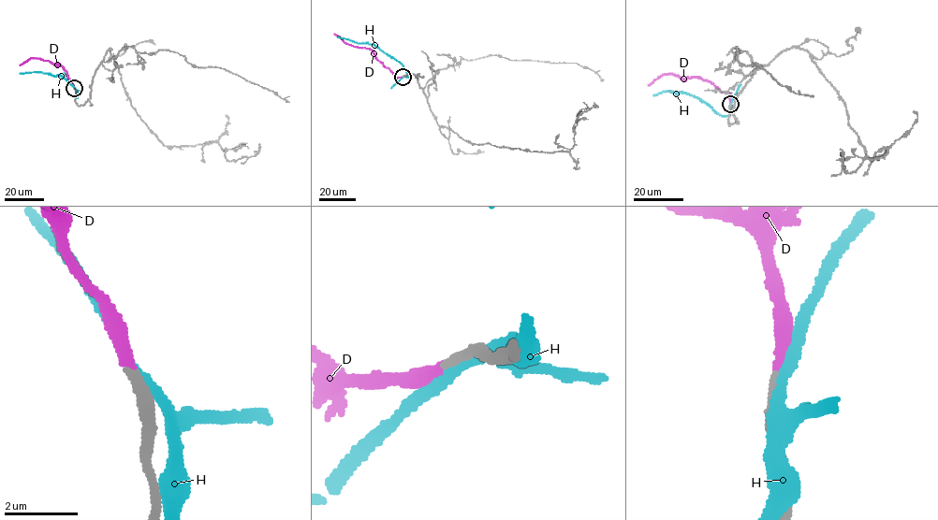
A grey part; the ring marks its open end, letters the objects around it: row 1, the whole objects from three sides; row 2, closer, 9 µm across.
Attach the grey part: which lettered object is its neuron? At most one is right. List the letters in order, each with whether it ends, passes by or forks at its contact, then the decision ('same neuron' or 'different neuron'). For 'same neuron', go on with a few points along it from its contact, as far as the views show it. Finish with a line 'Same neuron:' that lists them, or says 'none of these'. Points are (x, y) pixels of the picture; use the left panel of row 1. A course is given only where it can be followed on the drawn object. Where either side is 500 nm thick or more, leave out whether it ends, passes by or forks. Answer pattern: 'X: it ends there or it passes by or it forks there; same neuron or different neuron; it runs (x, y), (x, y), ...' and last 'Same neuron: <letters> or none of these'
D: it ends there; same neuron; it runs (74, 88), (59, 64), (30, 58), (19, 65)
H: it passes by; different neuron
Same neuron: D

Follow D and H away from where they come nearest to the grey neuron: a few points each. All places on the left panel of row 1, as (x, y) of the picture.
D: (74, 88), (59, 64), (30, 58), (19, 65)
H: (75, 89), (77, 97), (72, 85), (58, 75), (20, 73)

